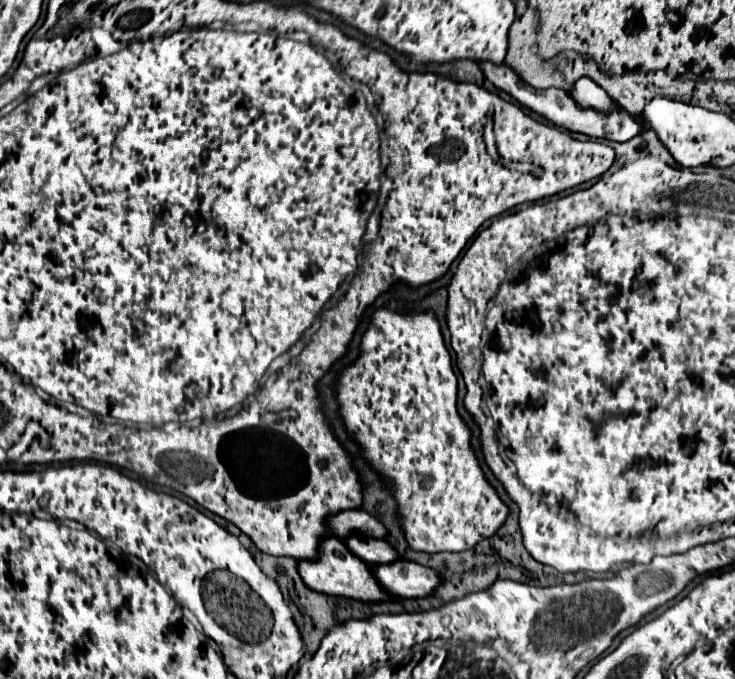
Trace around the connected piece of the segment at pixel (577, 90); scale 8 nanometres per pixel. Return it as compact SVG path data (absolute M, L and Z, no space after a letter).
M582 76L582 78L578 78L576 80L576 84L572 86L572 90L568 90L568 94L570 94L570 98L580 106L580 108L592 108L592 110L596 110L596 112L600 112L600 114L612 114L612 112L618 112L618 110L622 110L620 106L618 106L618 102L614 102L608 94L606 94L606 90L604 88L600 88L594 80L590 80L590 78L586 78L586 76Z

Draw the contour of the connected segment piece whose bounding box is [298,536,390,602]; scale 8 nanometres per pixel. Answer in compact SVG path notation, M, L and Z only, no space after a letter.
M328 536L322 538L318 546L318 554L312 560L298 560L298 572L304 580L304 584L316 592L328 594L328 596L346 596L346 598L356 598L364 602L376 602L376 600L388 600L390 596L380 592L376 588L376 582L372 576L368 576L368 564L360 558L356 558L342 540Z

